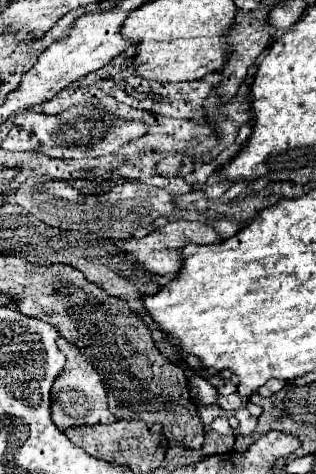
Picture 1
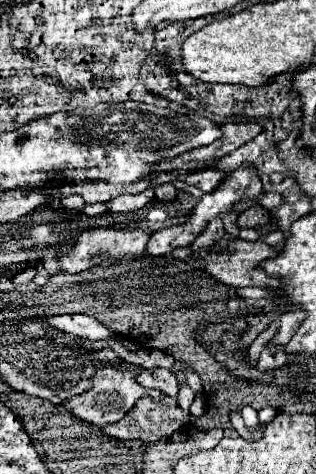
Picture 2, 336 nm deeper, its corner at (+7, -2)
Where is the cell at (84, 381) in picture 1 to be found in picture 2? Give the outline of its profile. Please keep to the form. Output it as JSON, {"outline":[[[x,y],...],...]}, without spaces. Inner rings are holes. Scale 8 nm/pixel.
{"outline":[[[110,348],[102,350],[102,360],[97,362],[97,374],[93,376],[93,388],[81,396],[75,396],[73,400],[67,400],[63,402],[63,406],[73,412],[73,416],[79,416],[81,420],[89,422],[89,424],[95,424],[95,426],[107,426],[107,424],[113,424],[113,422],[119,422],[131,408],[133,404],[143,398],[143,396],[153,396],[153,398],[161,398],[161,392],[159,390],[147,390],[143,386],[137,384],[135,376],[138,374],[138,366],[121,361],[115,352]],[[109,363],[120,365],[118,370],[111,368]]]}

